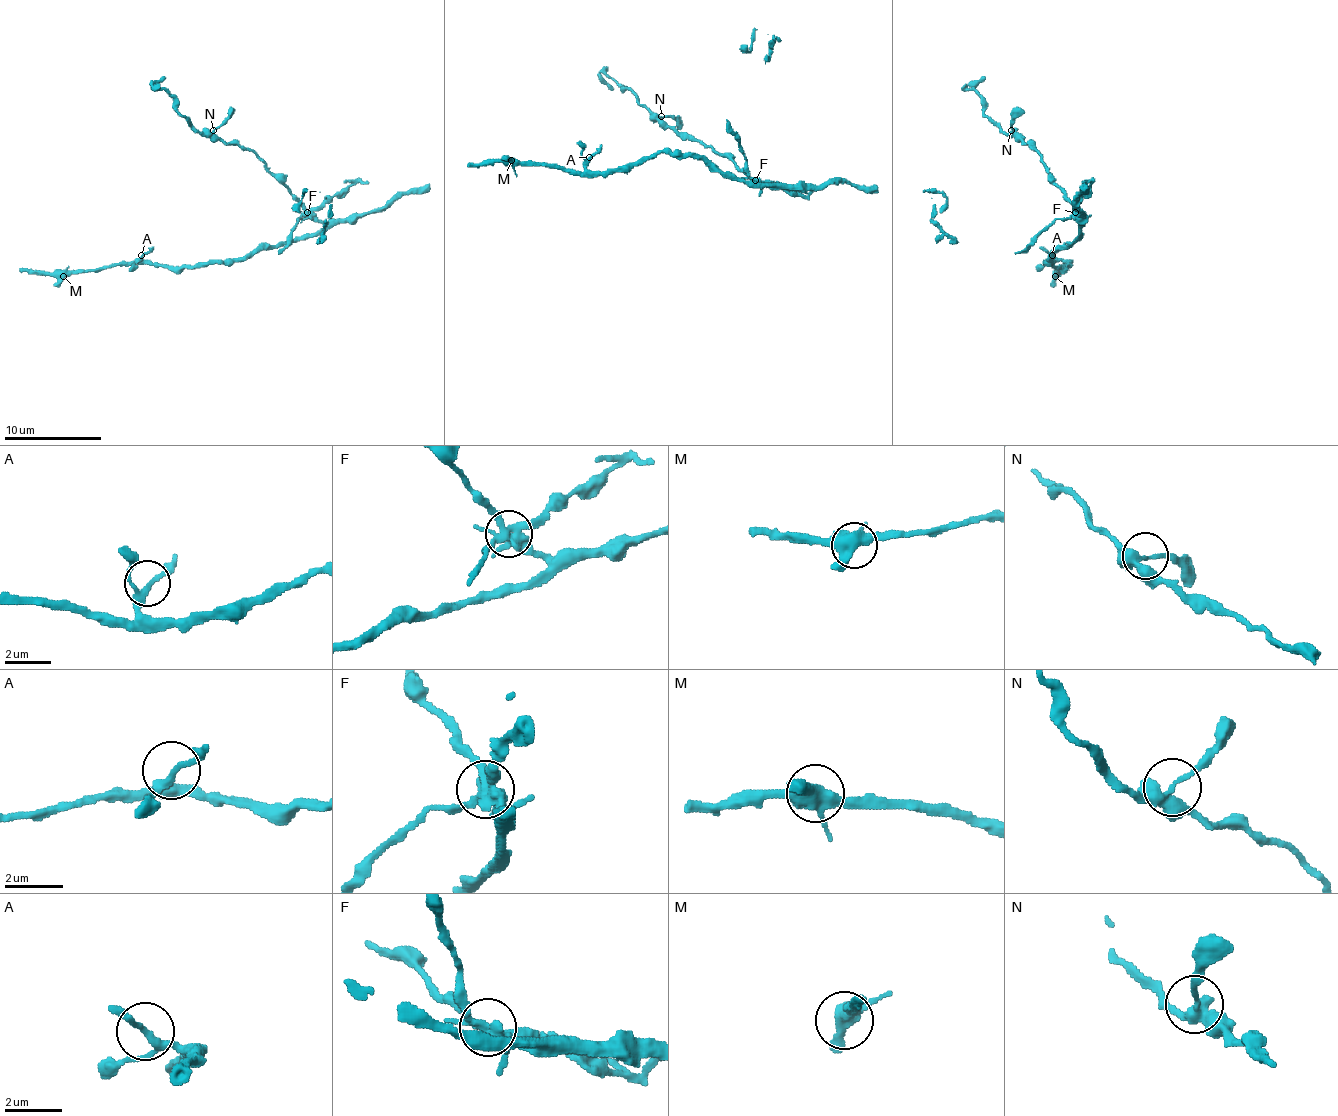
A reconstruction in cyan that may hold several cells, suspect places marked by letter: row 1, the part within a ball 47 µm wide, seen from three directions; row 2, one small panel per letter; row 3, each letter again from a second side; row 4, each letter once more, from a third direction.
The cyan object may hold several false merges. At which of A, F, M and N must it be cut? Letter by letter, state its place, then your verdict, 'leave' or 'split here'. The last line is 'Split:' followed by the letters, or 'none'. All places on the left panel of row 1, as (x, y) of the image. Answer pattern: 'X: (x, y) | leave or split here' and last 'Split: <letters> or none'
A: (141, 255) | leave
F: (307, 212) | split here
M: (63, 276) | leave
N: (213, 130) | leave
Split: F

